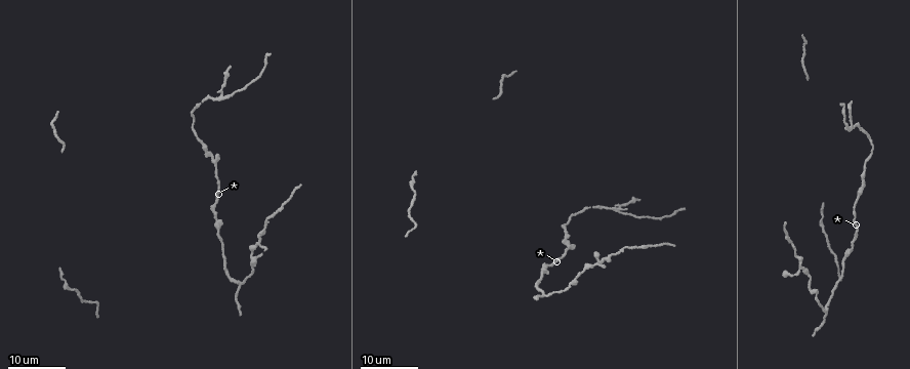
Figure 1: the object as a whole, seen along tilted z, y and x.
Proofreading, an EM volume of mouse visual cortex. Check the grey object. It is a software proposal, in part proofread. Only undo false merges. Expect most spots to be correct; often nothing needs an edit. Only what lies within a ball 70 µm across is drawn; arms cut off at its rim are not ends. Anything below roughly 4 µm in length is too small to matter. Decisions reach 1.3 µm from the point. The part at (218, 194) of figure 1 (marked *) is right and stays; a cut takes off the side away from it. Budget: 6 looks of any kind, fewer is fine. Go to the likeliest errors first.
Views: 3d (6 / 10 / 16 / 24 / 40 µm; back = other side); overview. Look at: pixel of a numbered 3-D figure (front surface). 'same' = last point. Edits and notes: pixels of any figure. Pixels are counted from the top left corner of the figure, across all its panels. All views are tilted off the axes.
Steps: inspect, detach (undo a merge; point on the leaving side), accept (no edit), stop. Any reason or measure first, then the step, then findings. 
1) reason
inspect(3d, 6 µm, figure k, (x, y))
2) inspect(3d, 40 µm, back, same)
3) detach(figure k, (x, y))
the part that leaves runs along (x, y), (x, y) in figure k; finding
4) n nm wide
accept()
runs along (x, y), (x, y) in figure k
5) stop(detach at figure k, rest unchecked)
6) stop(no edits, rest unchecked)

inspect(3d, 24 µm, figure 1, (257, 242))

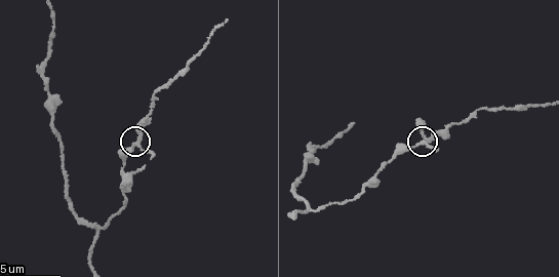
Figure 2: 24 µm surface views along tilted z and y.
closer look
inspect(3d, 6 µm, figure 2, (138, 141))

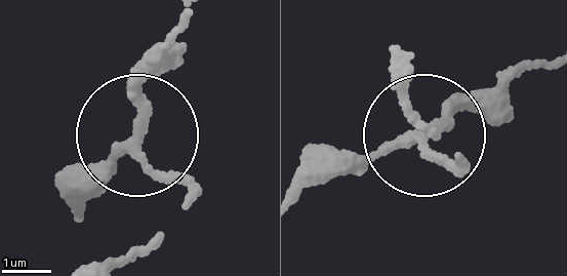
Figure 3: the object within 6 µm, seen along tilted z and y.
170 nm wide
accept()
runs along (308, 185), (421, 136), (455, 155), (442, 139) in figure 3; continuous, no second neuron

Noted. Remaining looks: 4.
thin arm on a thick one
inspect(3d, 16 µm, figure 2, (98, 231))

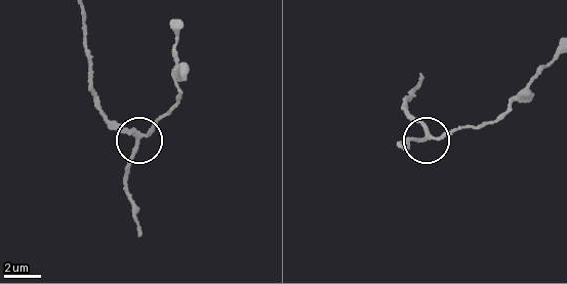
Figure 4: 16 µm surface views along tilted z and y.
3 arms
accept()
runs along (83, 16), (92, 89), (108, 116), (138, 139), (124, 188) in figure 4; continuous, no second neuron

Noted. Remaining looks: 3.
calibre changes
inspect(3d, 10 µm, figure 2, (54, 119))

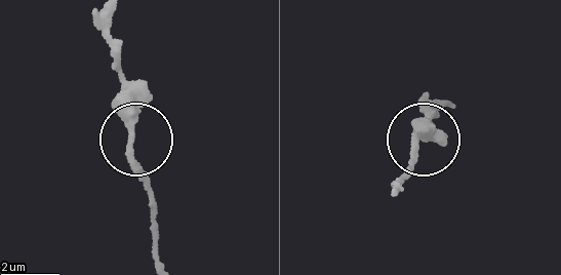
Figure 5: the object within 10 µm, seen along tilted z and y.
accept()
runs along (114, 16), (114, 62), (152, 227) in figure 5; continuous, no second neuron

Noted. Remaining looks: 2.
stop(no edits, rest unchecked)

